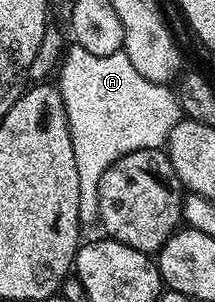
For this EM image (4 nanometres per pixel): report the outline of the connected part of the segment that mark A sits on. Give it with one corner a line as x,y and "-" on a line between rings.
72,46
64,56
64,65
60,68
58,87
62,94
62,102
66,106
66,118
70,126
70,138
74,142
74,162
78,162
78,186
84,198
95,198
98,186
102,182
102,174
118,162
126,154
143,148
163,149
168,142
170,130
178,126
182,119
180,99
177,93
167,84
150,82
150,78
142,78
138,70
134,70
134,62
123,50
99,56
90,54
90,50

